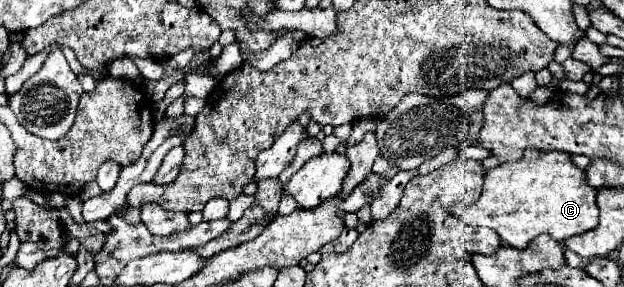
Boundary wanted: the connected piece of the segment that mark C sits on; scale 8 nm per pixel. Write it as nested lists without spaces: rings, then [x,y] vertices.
[[[527,148],[521,160],[505,162],[485,172],[483,192],[475,204],[467,208],[451,206],[449,212],[471,226],[495,230],[503,244],[521,250],[539,234],[549,234],[563,242],[595,228],[599,216],[595,194],[597,190],[585,182],[583,170],[571,162],[569,154]]]

